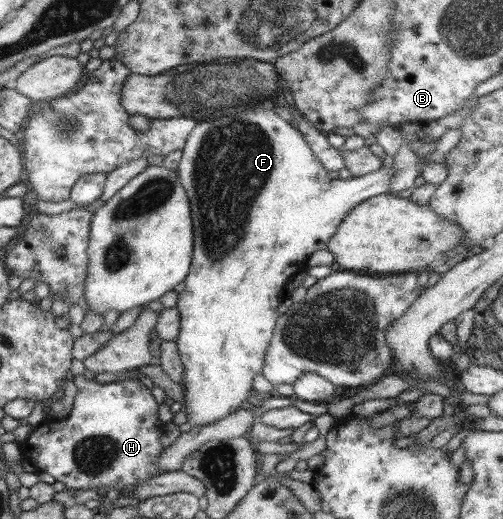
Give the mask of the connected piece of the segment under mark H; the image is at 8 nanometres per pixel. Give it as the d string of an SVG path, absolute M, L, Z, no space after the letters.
M79 375L73 381L79 389L73 410L61 421L47 419L35 427L23 443L24 458L70 490L115 488L121 497L129 497L140 482L163 473L157 466L163 453L158 402L136 379L99 384Z

